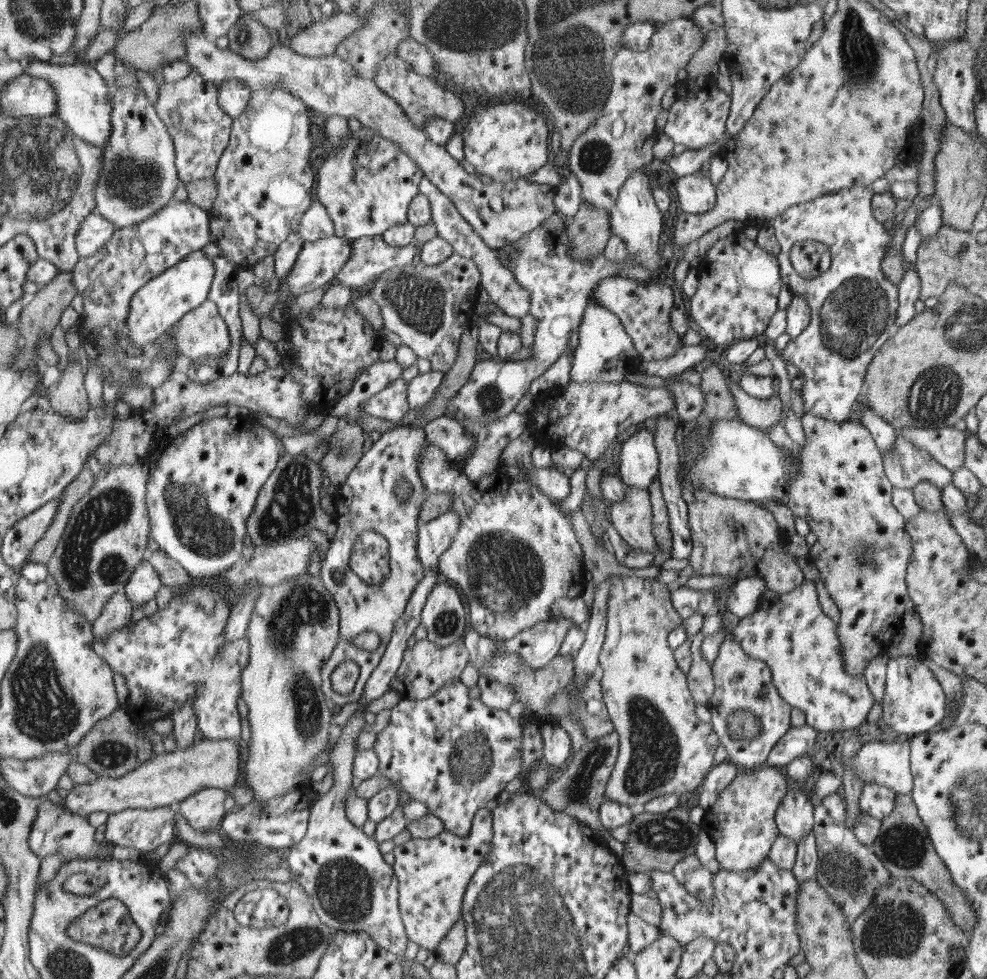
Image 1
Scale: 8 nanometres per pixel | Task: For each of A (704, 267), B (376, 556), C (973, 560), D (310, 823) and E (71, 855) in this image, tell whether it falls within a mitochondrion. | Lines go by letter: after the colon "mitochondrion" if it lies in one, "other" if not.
A: other
B: other
C: other
D: other
E: other

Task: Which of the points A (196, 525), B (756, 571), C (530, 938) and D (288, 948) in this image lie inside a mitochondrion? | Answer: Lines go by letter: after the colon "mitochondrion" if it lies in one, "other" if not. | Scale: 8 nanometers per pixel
A: mitochondrion
B: other
C: mitochondrion
D: mitochondrion

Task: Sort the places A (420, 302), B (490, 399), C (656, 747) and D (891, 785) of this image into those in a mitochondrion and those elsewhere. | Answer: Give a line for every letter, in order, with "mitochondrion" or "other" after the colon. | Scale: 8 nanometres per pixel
A: mitochondrion
B: mitochondrion
C: mitochondrion
D: other

